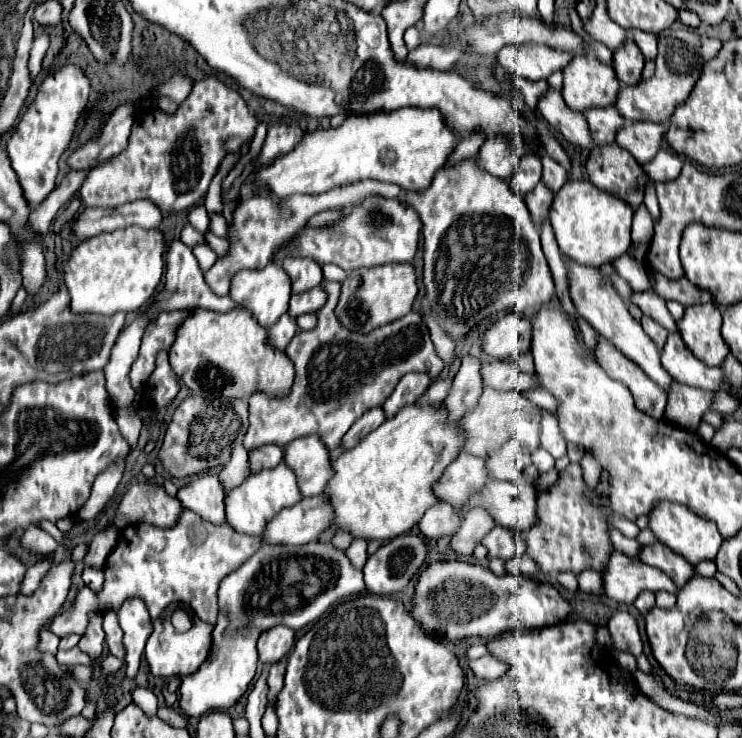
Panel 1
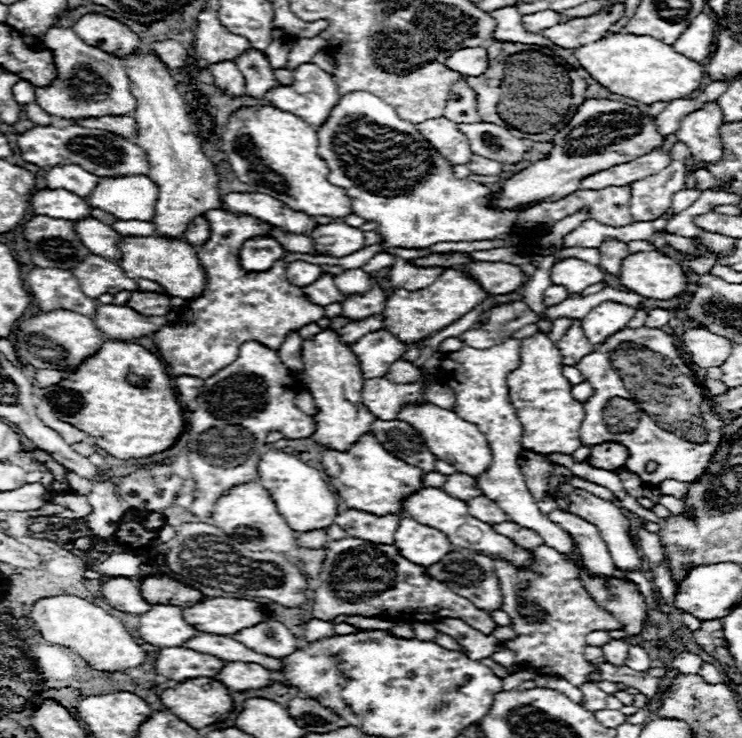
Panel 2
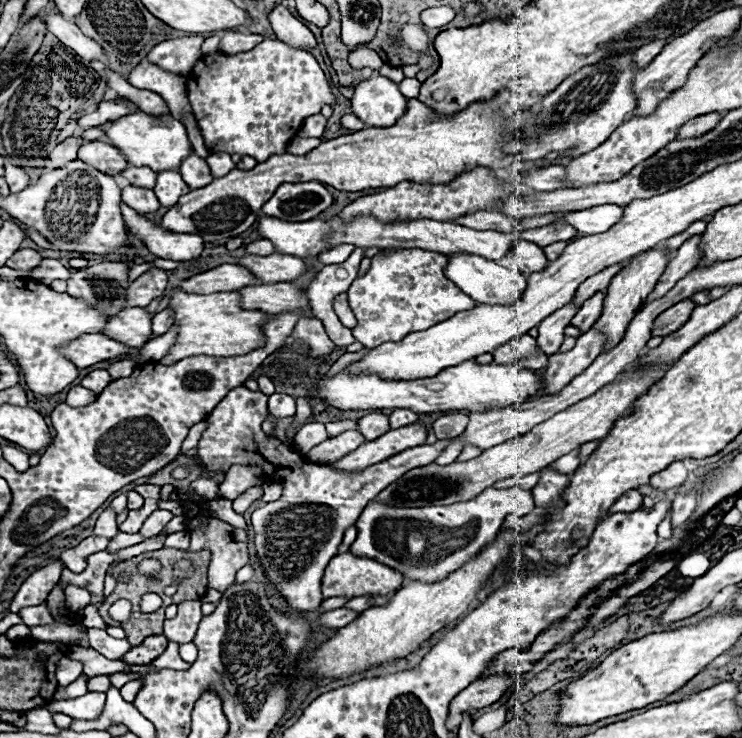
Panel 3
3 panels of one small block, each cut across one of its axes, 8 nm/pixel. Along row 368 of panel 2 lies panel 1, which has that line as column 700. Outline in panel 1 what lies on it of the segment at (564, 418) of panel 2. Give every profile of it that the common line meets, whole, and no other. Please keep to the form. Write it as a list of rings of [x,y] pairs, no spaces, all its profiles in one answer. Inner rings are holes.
[[[656,502],[656,506],[648,514],[648,526],[658,542],[666,544],[676,554],[684,556],[690,564],[698,564],[702,560],[714,560],[722,544],[722,536],[716,530],[716,524],[694,514],[692,510],[688,510],[688,506],[682,506],[678,502]]]

